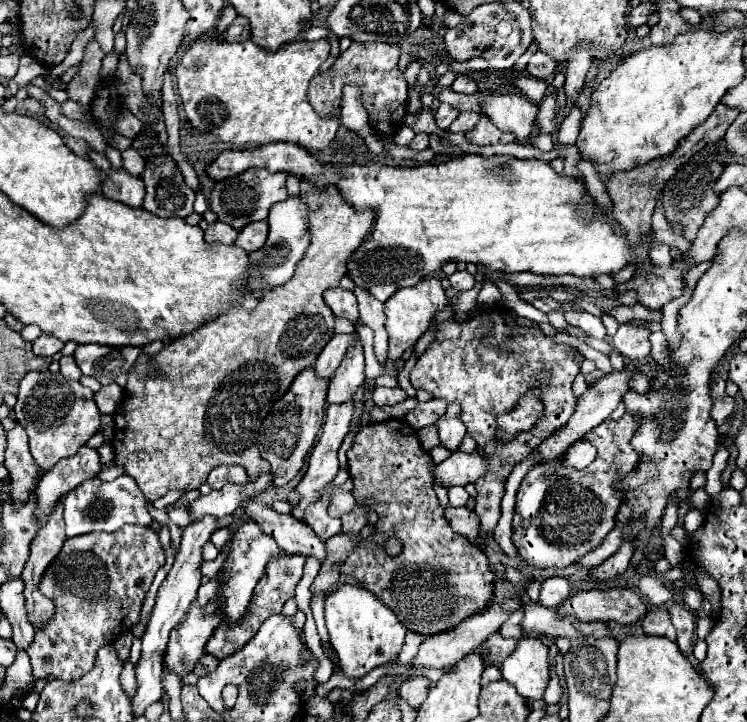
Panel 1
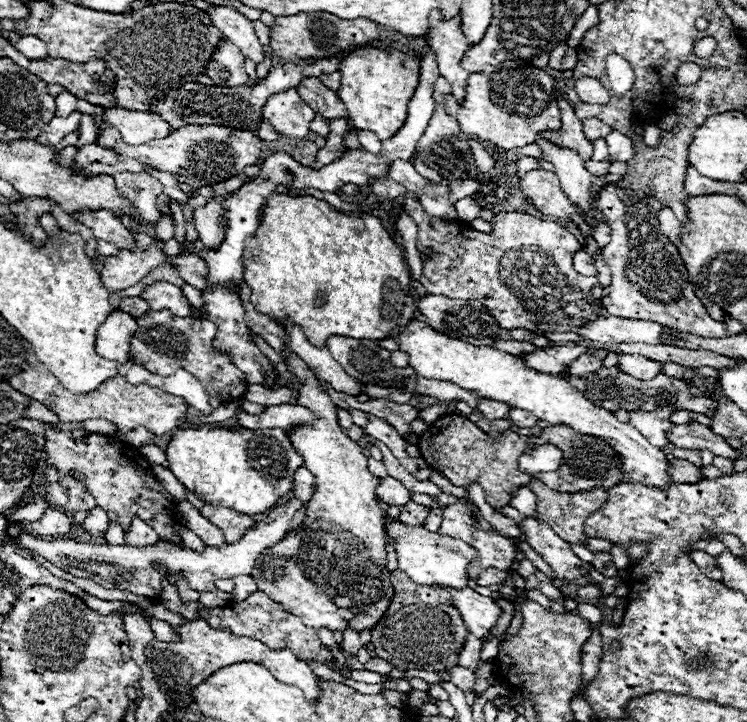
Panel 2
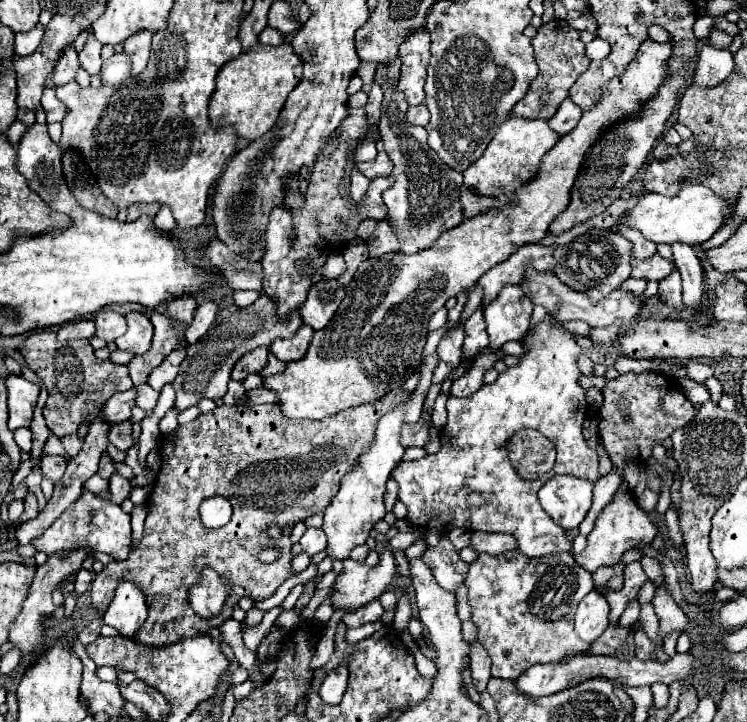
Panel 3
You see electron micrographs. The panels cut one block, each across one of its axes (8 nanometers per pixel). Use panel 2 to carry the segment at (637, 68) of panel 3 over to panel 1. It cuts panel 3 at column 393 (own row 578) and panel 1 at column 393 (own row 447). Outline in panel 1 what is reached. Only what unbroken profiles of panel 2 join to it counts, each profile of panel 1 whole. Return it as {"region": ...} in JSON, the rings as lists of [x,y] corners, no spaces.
{"region":[[[426,276],[410,288],[400,288],[386,300],[386,332],[388,332],[388,360],[398,360],[404,350],[414,348],[418,338],[428,330],[434,312],[446,306],[446,294],[436,276]]]}

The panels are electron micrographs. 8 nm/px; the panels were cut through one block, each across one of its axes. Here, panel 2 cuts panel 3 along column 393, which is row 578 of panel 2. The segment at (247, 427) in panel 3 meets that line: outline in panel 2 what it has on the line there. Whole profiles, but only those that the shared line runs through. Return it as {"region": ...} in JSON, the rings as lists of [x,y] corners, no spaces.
{"region":[[[394,570],[390,576],[394,586],[394,598],[380,620],[372,630],[372,644],[378,658],[392,664],[396,670],[452,670],[460,662],[460,650],[468,636],[468,628],[460,612],[452,606],[452,596],[448,588],[440,586],[422,586],[412,582],[404,572]]]}

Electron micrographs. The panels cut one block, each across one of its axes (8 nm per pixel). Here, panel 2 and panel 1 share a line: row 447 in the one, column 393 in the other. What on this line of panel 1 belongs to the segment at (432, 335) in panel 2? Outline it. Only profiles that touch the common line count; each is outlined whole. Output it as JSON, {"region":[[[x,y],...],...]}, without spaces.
{"region":[[[342,584],[338,586],[324,604],[326,628],[330,634],[330,644],[338,654],[340,668],[348,678],[362,678],[372,668],[386,664],[396,656],[404,644],[406,628],[398,616],[386,608],[386,604],[366,590],[362,584]]]}

